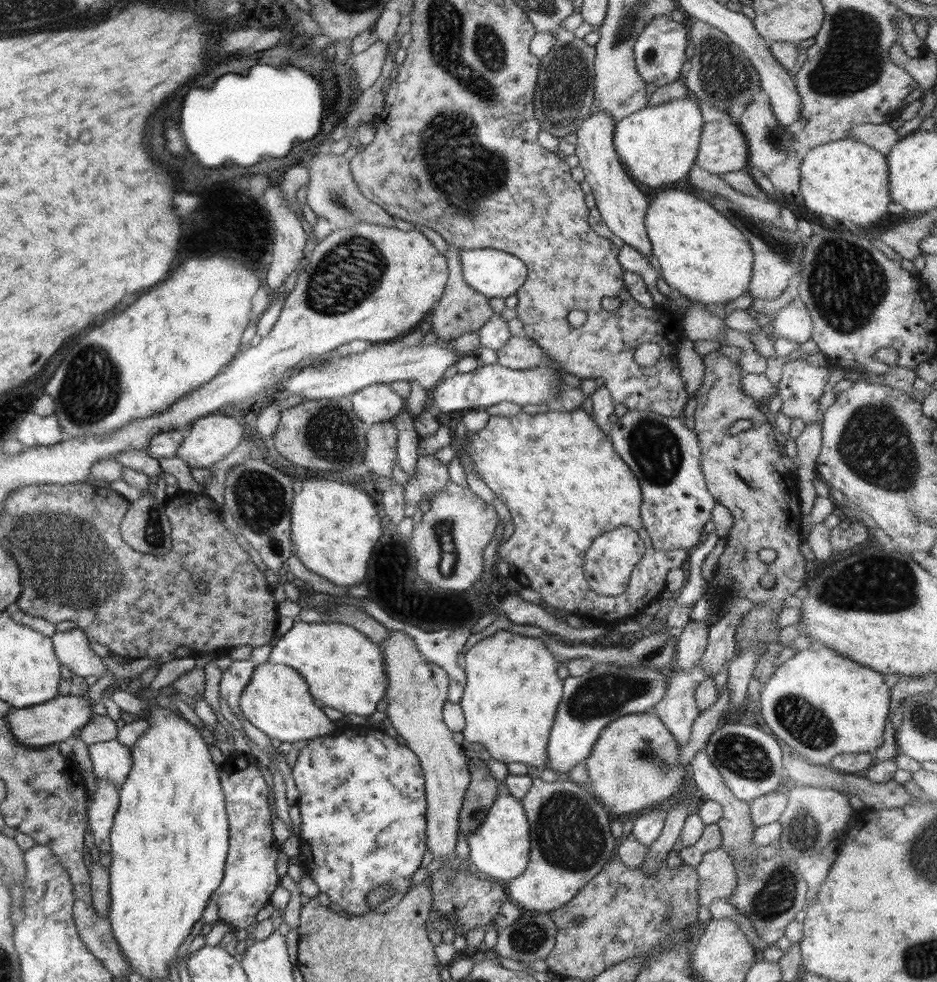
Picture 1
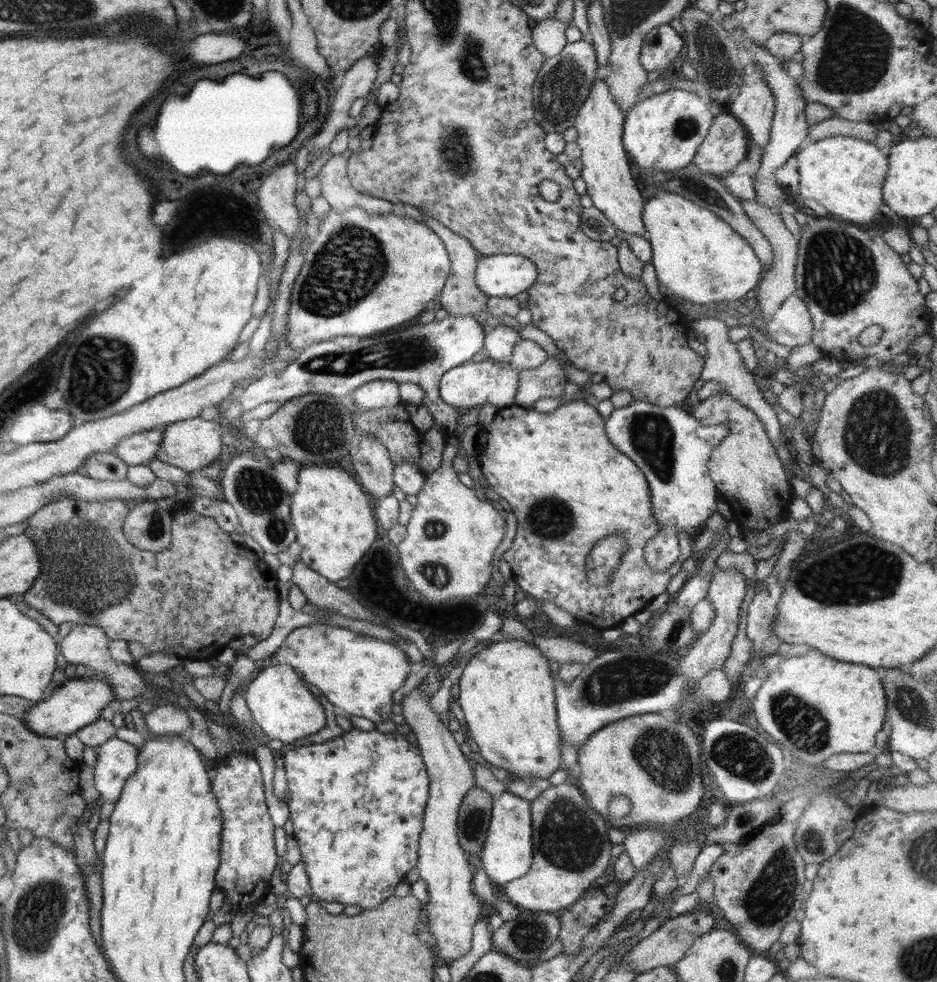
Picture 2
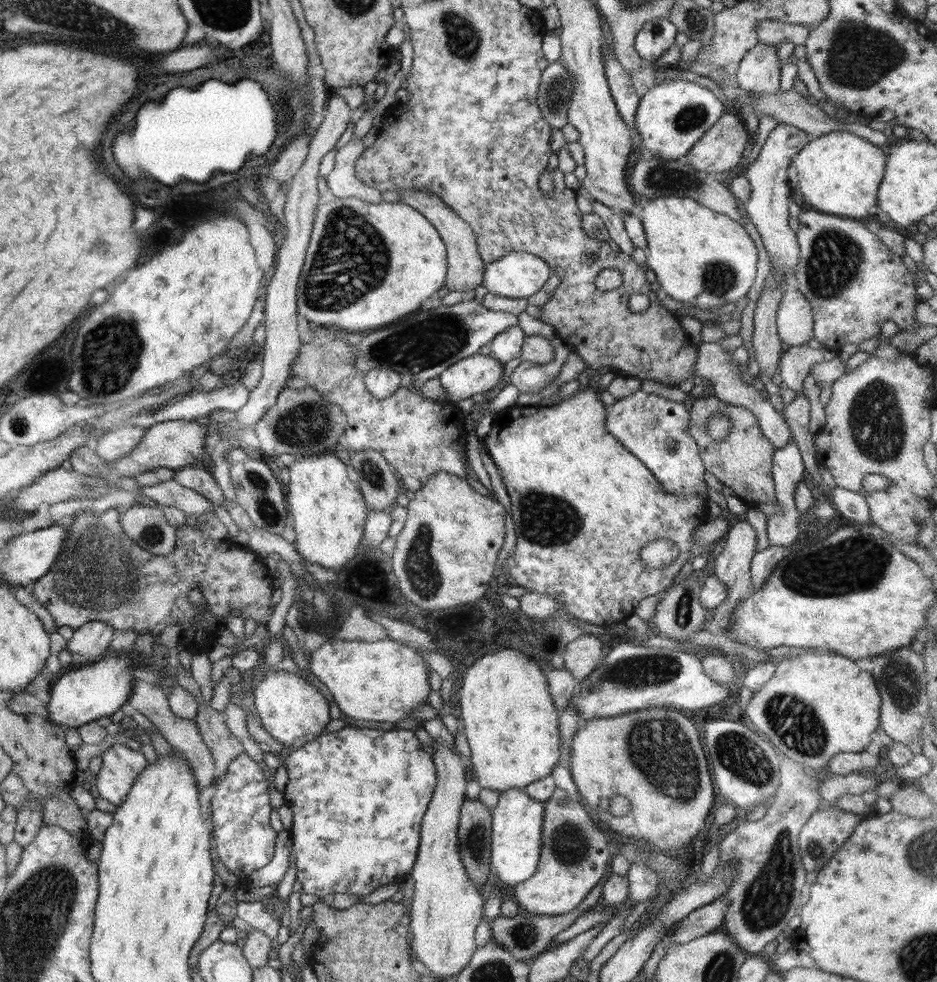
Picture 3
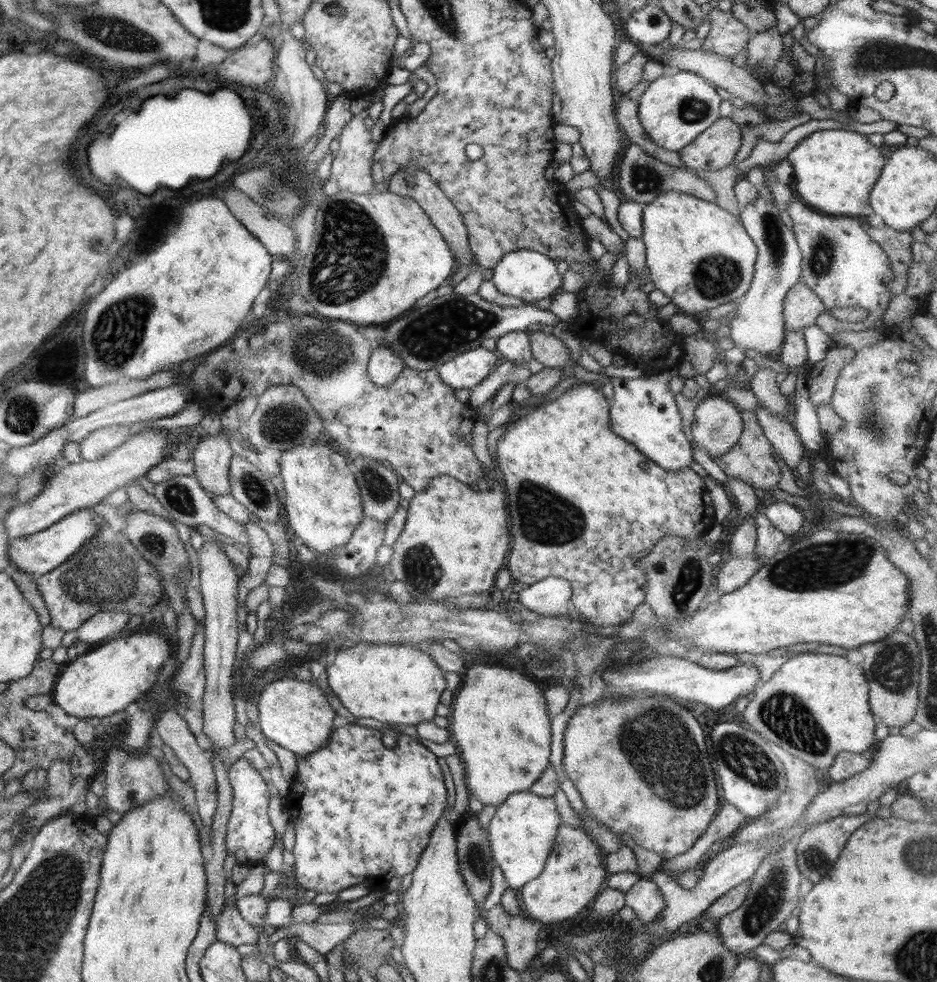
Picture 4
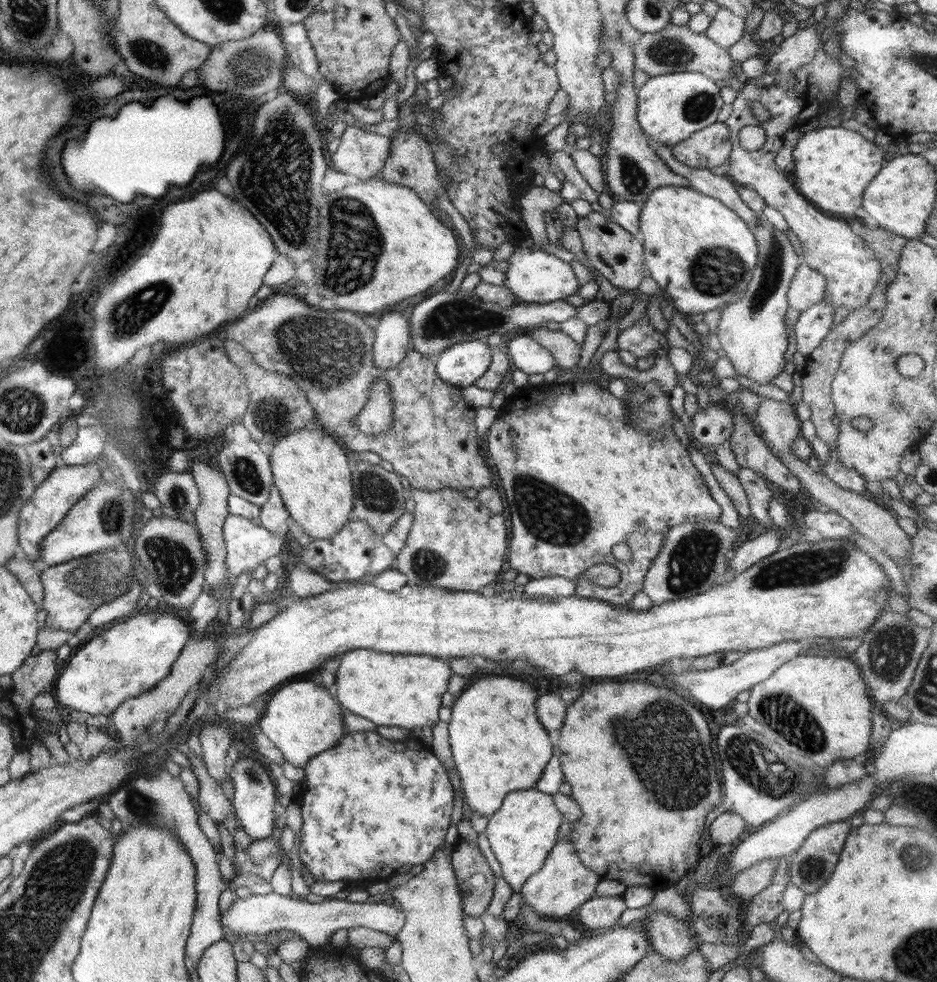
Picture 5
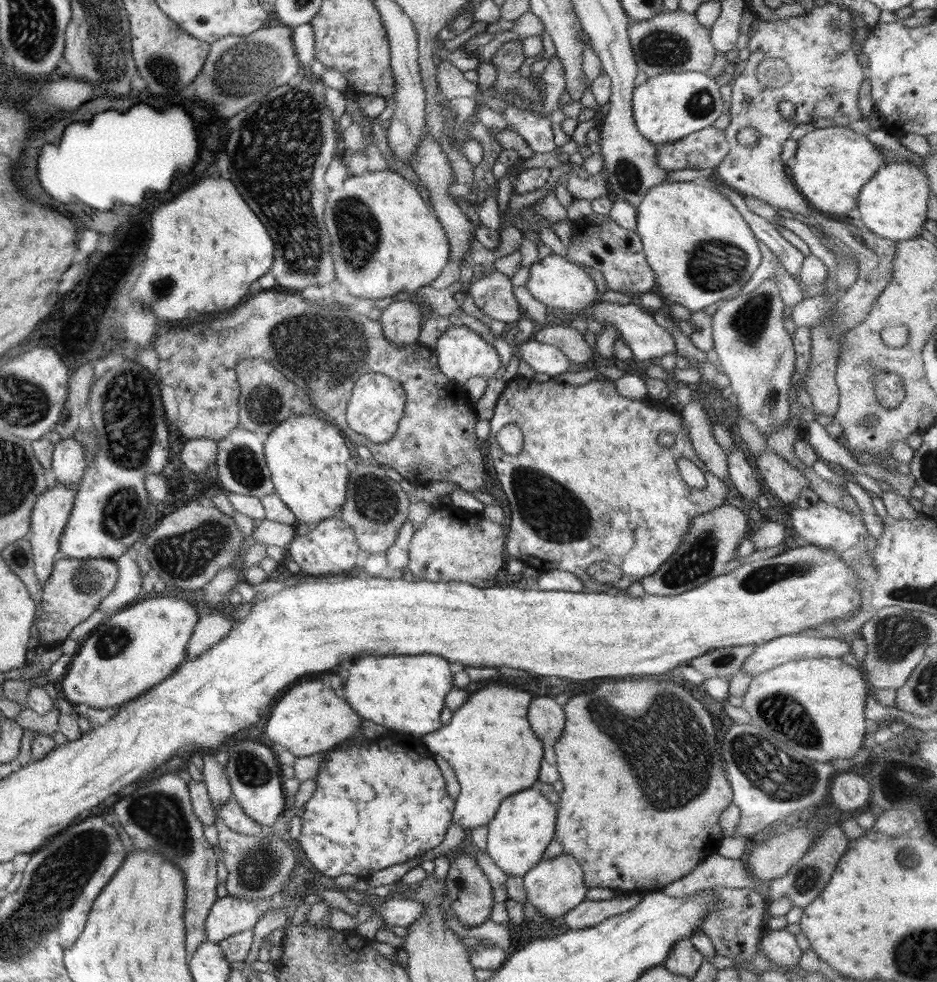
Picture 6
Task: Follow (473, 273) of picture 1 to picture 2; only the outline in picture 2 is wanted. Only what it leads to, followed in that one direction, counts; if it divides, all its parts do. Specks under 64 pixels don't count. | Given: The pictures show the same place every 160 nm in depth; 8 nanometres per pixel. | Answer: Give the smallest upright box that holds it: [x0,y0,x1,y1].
[475,254,537,298]

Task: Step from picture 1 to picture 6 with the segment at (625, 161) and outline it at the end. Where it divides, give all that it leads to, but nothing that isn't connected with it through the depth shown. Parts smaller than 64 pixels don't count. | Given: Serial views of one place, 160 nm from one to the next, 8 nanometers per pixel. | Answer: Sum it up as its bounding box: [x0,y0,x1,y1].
[633,72,728,145]

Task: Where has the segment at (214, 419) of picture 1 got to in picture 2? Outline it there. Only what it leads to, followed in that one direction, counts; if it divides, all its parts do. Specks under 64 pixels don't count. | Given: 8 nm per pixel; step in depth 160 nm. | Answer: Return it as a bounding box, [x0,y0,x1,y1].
[156,417,224,472]

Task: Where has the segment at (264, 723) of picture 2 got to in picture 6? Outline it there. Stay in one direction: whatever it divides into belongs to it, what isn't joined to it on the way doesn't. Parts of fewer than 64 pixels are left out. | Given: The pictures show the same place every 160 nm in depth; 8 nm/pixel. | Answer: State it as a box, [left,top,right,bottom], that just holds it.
[263,682,362,757]

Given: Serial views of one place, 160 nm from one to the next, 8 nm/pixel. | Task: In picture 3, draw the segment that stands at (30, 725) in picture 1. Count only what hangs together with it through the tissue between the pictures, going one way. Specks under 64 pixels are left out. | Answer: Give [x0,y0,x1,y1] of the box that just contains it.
[48,655,135,729]

